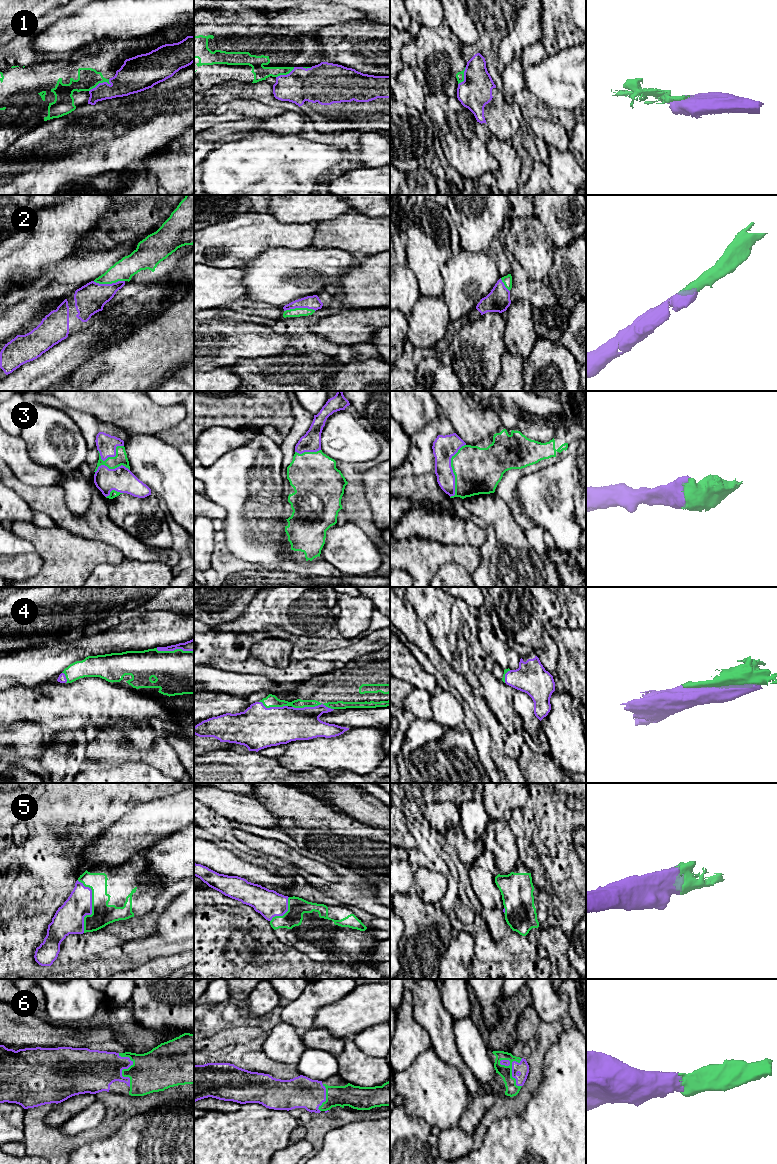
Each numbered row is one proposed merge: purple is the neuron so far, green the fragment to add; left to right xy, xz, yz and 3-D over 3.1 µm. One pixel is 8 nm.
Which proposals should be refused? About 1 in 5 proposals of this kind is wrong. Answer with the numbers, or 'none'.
1

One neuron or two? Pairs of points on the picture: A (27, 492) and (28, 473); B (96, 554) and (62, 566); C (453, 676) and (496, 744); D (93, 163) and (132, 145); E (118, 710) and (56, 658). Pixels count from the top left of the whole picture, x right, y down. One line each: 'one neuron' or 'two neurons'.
A: two neurons
B: one neuron
C: one neuron
D: one neuron
E: two neurons

